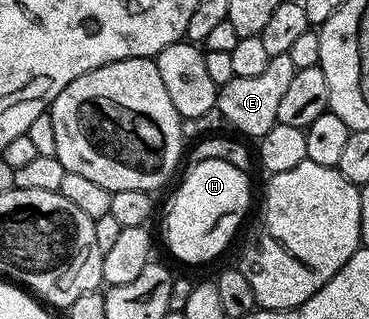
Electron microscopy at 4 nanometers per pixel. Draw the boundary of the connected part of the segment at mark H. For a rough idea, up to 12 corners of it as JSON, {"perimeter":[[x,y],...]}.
{"perimeter":[[198,161],[164,208],[184,264],[222,255],[248,212],[249,173]]}

